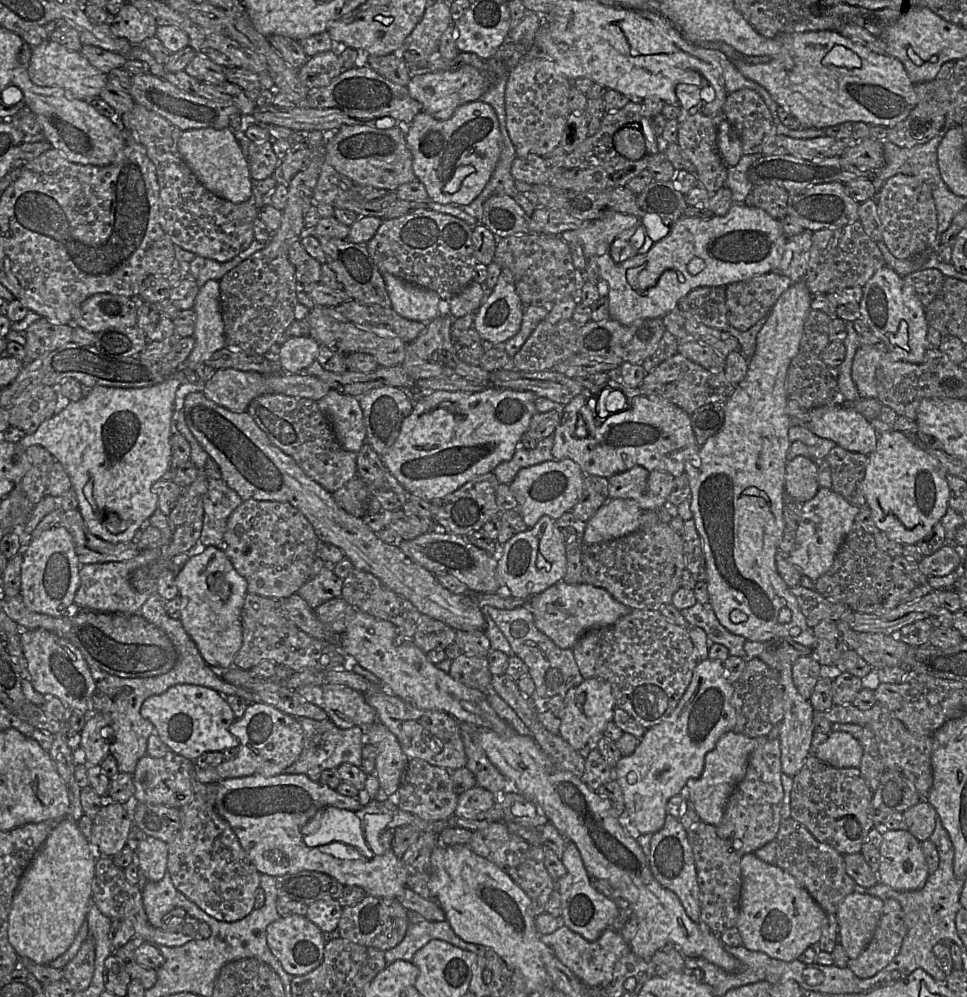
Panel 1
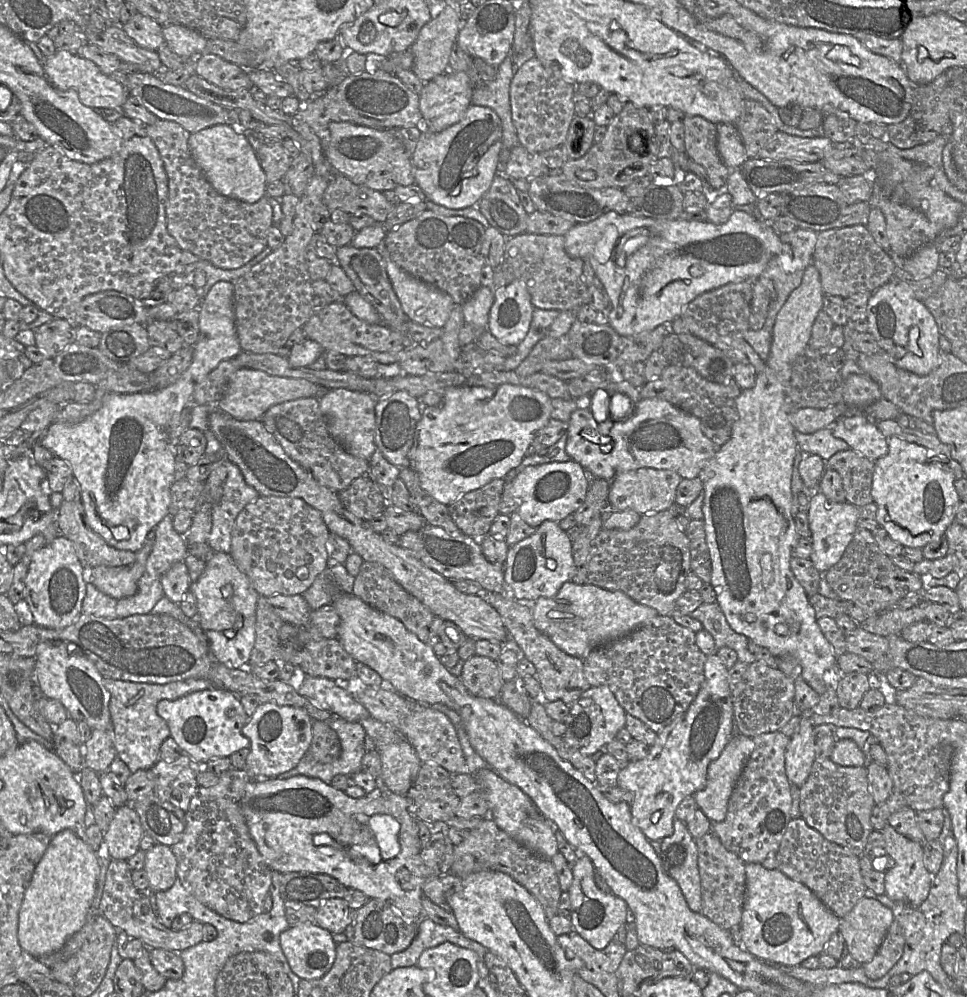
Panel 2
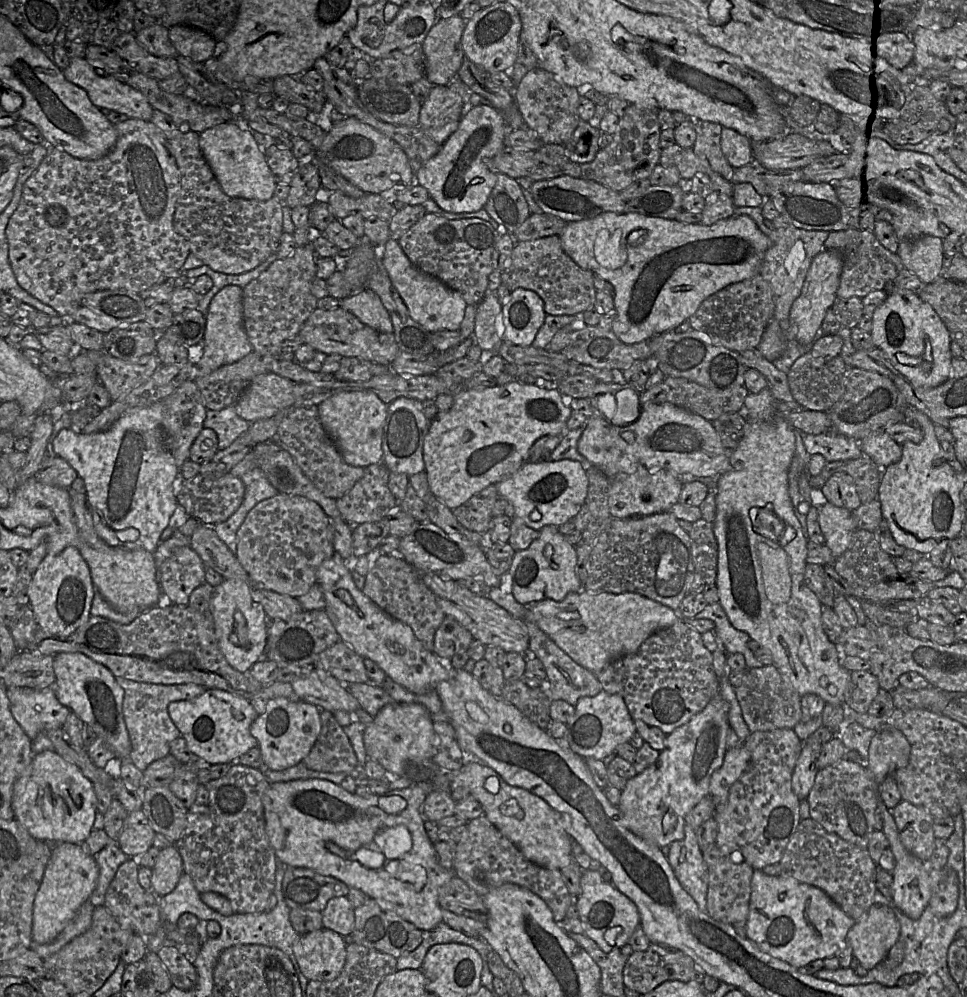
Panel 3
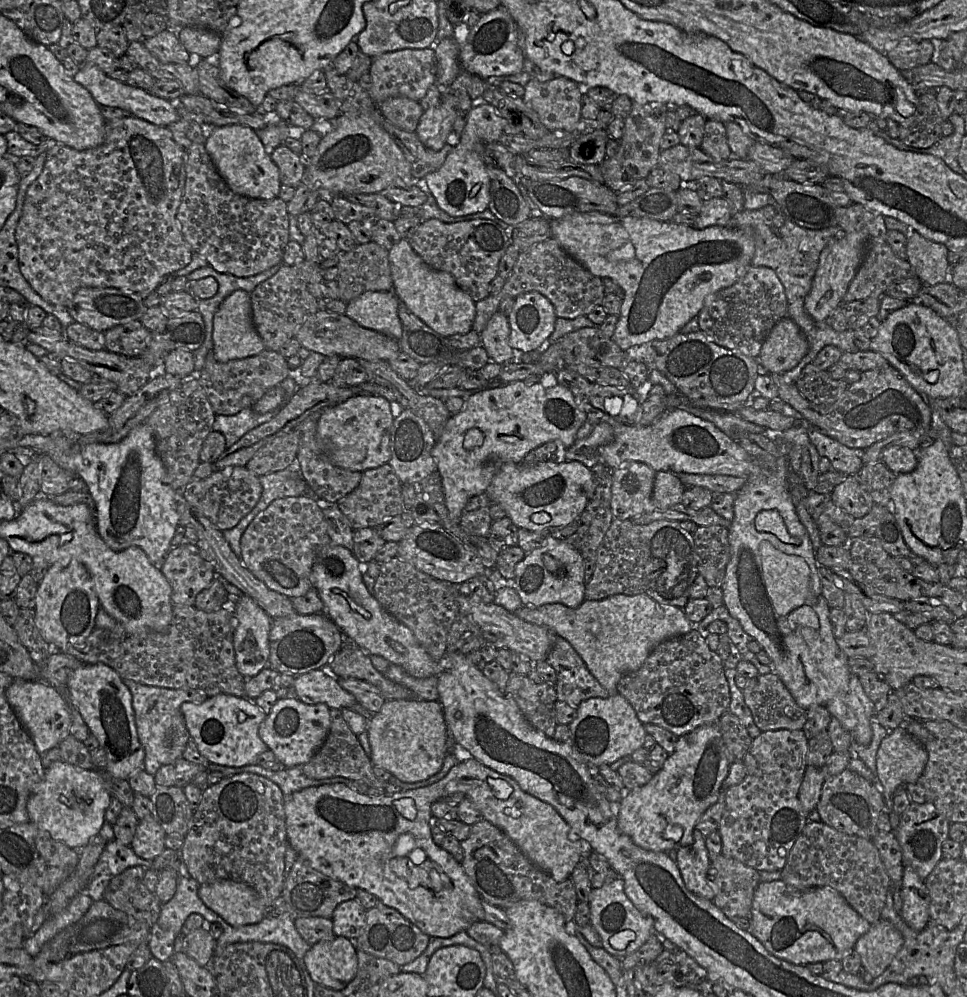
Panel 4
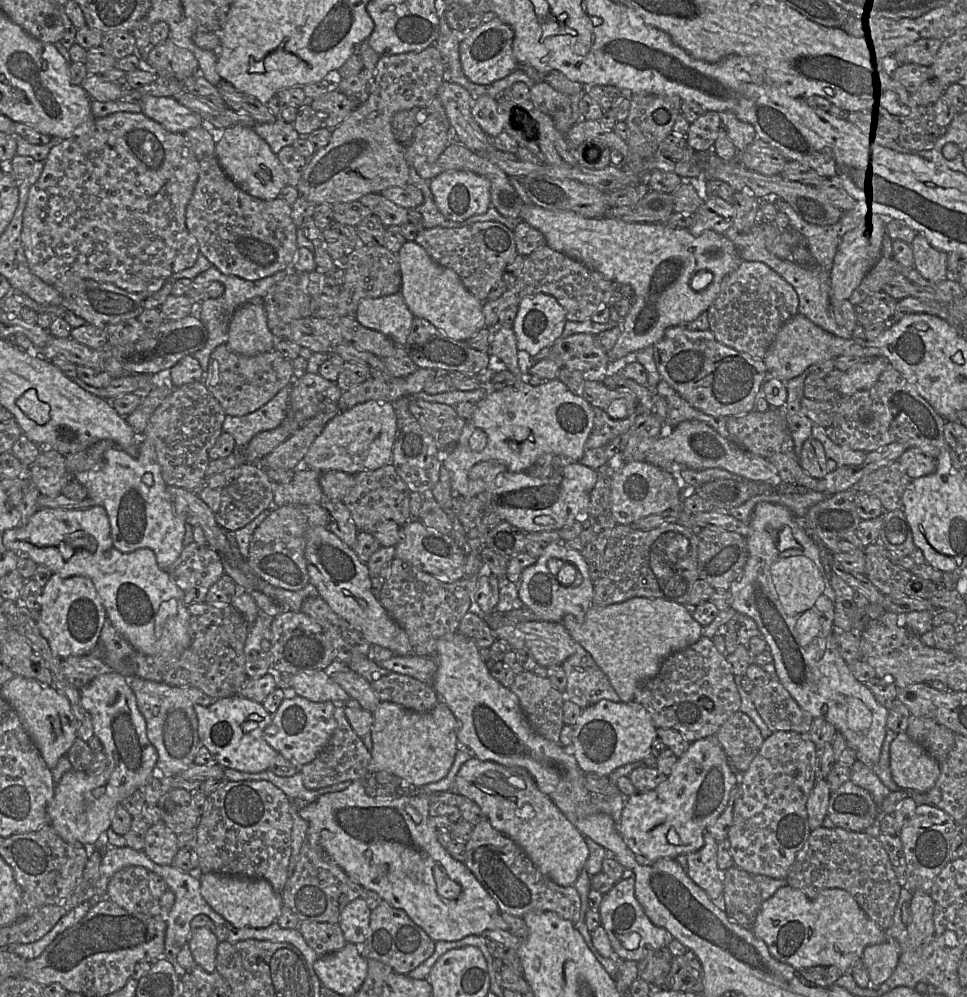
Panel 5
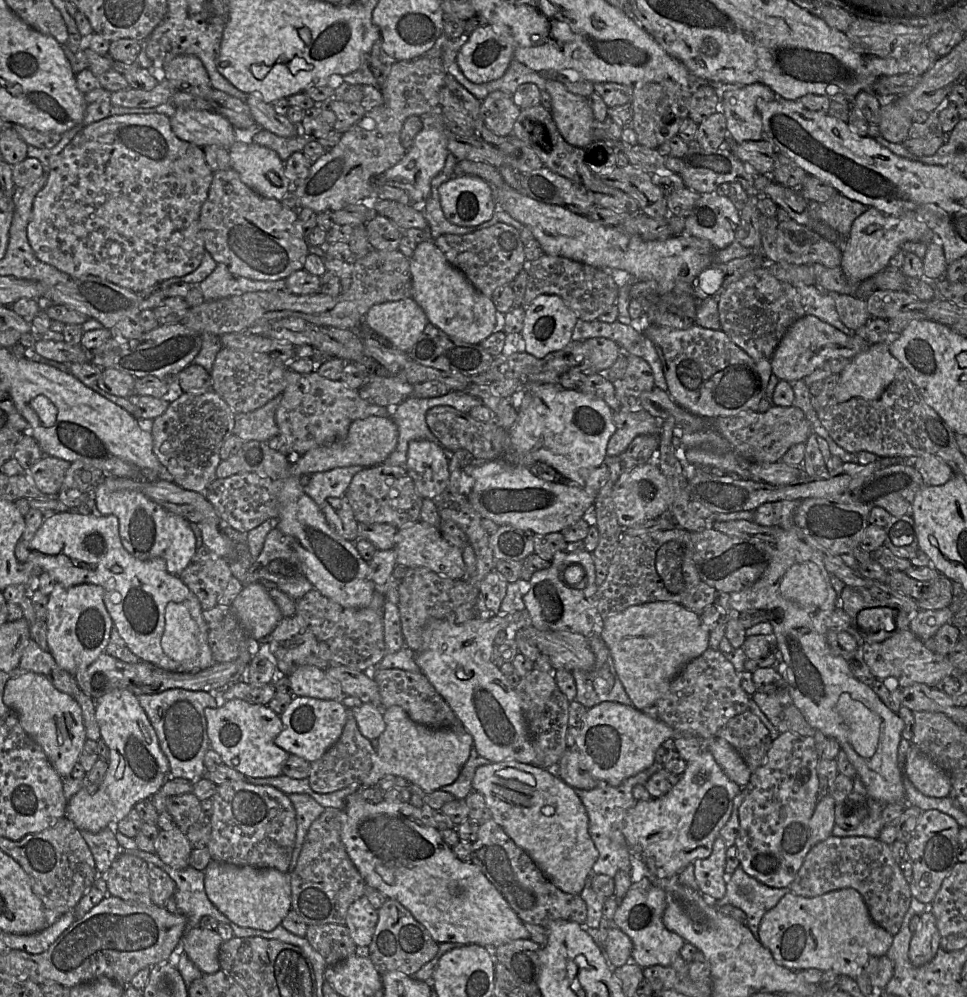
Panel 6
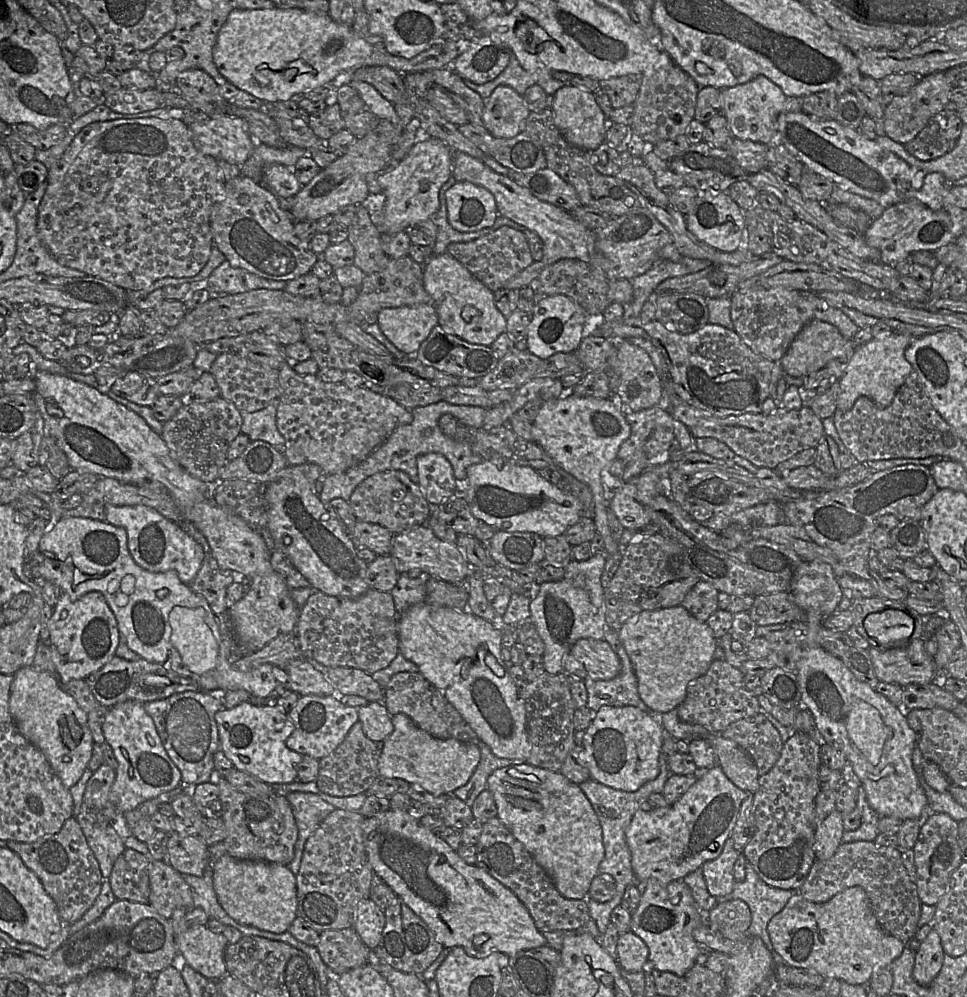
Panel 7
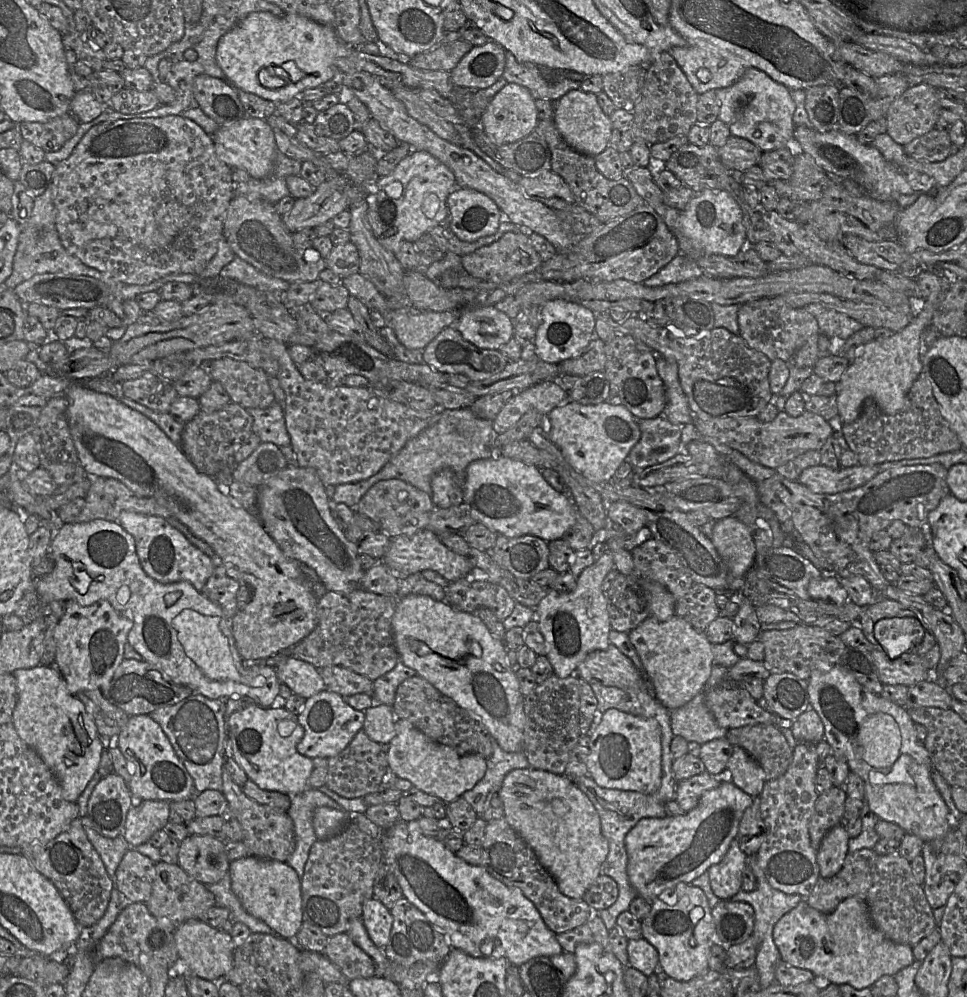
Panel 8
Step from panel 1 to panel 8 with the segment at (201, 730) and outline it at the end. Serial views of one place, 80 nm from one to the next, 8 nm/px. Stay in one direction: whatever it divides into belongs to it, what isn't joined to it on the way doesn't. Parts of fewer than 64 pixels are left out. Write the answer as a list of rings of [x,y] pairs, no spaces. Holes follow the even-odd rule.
[[[252,704],[227,716],[226,730],[233,759],[243,768],[248,778],[260,788],[290,797],[310,789],[309,777],[313,770],[313,760],[297,751],[297,745],[304,736],[304,729],[297,715],[276,704],[268,708]]]

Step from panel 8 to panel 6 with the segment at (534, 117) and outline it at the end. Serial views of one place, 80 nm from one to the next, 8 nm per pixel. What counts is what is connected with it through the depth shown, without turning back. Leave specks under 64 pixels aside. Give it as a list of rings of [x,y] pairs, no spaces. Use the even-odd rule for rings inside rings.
[[[502,91],[490,93],[481,103],[481,116],[486,126],[498,136],[510,136],[521,108],[512,95]]]

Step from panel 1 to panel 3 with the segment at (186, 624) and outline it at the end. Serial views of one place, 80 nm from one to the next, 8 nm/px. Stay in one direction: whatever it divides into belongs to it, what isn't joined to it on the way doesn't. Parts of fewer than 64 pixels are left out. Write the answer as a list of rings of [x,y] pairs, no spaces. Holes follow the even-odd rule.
[[[239,579],[221,580],[214,586],[209,611],[219,648],[226,660],[235,670],[249,673],[253,664],[265,658],[270,624],[263,607],[254,599],[251,585]]]

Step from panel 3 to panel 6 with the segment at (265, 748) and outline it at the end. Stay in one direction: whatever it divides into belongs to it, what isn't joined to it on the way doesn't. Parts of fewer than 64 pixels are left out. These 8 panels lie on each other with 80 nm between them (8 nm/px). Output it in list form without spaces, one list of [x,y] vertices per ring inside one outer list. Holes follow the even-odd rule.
[[[297,696],[280,715],[283,729],[276,737],[275,744],[289,755],[301,757],[309,763],[320,759],[340,738],[348,711],[337,700],[321,700]]]

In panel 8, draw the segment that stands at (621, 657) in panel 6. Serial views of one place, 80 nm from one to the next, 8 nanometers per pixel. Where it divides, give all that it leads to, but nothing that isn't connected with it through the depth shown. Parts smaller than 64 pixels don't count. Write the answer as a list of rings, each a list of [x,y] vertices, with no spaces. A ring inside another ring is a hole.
[[[675,614],[664,622],[650,616],[628,634],[641,660],[645,684],[666,709],[680,708],[704,691],[714,664],[713,644],[705,632]]]

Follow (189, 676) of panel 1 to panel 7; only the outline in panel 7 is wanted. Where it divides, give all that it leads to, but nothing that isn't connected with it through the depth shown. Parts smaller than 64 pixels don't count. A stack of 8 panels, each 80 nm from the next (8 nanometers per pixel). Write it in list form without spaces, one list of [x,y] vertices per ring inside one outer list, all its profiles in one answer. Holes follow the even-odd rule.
[[[186,691],[167,698],[143,703],[145,711],[154,721],[165,751],[181,772],[183,786],[192,787],[213,781],[213,756],[220,750],[215,714],[225,709],[219,693]]]

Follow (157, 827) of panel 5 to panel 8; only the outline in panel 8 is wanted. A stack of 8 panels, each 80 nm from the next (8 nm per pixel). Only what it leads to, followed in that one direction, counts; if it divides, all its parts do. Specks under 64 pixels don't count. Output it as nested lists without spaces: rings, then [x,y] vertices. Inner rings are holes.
[[[189,835],[180,842],[177,864],[191,877],[210,885],[228,875],[225,843],[211,835]]]

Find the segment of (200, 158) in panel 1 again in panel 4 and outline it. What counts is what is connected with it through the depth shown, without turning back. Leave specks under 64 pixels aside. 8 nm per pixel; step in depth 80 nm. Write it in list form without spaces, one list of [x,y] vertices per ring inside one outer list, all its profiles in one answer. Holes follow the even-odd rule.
[[[239,124],[211,127],[204,146],[217,171],[235,194],[265,200],[278,197],[282,185],[279,169],[255,130]]]

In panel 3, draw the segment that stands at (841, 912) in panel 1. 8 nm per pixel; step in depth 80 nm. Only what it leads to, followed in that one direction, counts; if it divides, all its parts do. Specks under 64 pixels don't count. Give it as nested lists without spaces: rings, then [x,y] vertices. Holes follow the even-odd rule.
[[[873,904],[866,915],[850,928],[846,942],[855,958],[867,970],[883,962],[900,938],[900,924],[888,906]]]

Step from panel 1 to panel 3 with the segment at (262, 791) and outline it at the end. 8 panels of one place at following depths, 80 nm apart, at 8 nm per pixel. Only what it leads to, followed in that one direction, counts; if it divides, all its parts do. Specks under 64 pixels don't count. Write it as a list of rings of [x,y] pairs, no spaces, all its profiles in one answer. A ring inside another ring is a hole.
[[[307,779],[307,780],[294,780],[290,782],[278,782],[271,783],[268,790],[265,792],[263,797],[264,806],[264,818],[265,818],[265,831],[272,848],[275,851],[276,857],[279,862],[285,864],[287,867],[301,867],[311,869],[321,875],[332,876],[343,883],[345,883],[349,888],[355,888],[371,899],[379,901],[385,906],[391,907],[399,916],[411,922],[415,927],[420,930],[432,930],[437,925],[442,923],[442,908],[438,903],[438,891],[441,886],[446,884],[452,877],[455,876],[453,869],[448,870],[439,864],[433,843],[429,840],[429,837],[425,830],[425,821],[423,817],[422,807],[427,795],[434,789],[432,782],[415,782],[411,787],[405,789],[396,789],[389,791],[384,795],[370,795],[368,797],[360,797],[356,794],[351,794],[344,790],[340,785],[331,783],[322,779]],[[386,797],[401,797],[407,802],[407,807],[399,814],[388,813],[384,808],[384,802]],[[404,825],[408,829],[411,835],[411,847],[404,854],[400,855],[399,858],[394,858],[387,860],[385,854],[382,853],[381,842],[379,841],[379,833],[386,828]]]

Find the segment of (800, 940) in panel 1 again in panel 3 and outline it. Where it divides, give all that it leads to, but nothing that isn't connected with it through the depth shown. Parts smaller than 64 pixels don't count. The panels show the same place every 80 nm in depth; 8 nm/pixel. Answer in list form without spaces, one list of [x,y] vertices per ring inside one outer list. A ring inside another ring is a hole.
[[[754,870],[746,937],[764,953],[794,968],[805,969],[814,960],[836,956],[847,943],[847,933],[855,922],[820,888]]]

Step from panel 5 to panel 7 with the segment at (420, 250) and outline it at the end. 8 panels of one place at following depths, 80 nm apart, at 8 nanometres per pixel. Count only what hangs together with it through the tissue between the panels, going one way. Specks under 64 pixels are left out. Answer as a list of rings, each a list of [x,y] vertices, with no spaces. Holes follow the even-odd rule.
[[[449,253],[433,254],[423,265],[423,283],[432,299],[438,315],[438,323],[447,332],[478,345],[491,346],[498,336],[506,332],[507,317],[495,304],[493,292],[474,277],[456,258]]]

